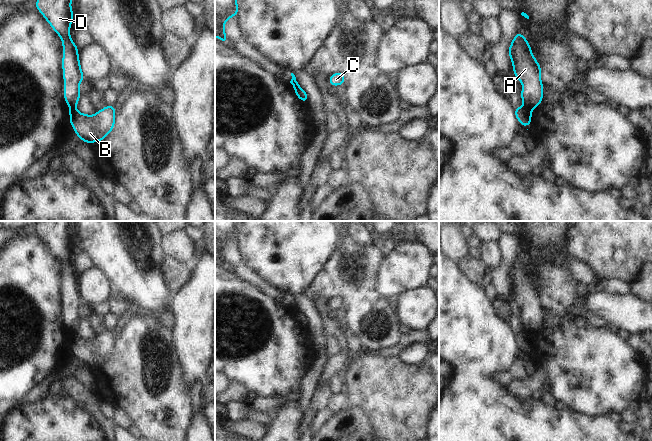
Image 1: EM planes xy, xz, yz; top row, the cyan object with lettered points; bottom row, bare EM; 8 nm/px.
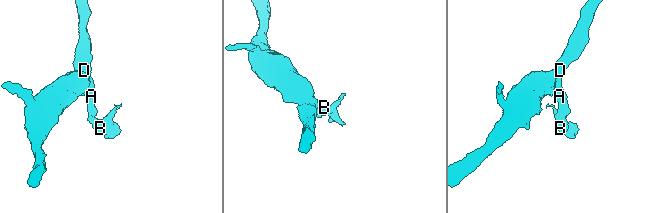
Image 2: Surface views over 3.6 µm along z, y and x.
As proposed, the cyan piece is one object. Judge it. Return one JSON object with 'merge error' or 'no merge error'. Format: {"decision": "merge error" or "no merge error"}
{"decision": "merge error"}

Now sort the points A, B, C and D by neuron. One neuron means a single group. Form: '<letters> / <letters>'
A D / B C

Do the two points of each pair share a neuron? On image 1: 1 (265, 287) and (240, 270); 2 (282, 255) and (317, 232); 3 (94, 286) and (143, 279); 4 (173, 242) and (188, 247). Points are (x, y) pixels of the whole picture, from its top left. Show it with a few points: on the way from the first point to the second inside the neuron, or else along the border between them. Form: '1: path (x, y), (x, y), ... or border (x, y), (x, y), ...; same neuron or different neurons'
1: path (259, 282), (246, 273); same neuron
2: path (291, 246), (303, 234), (308, 234); same neuron
3: border (95, 265), (101, 268), (112, 281); different neurons
4: path (177, 244), (184, 247); same neuron

